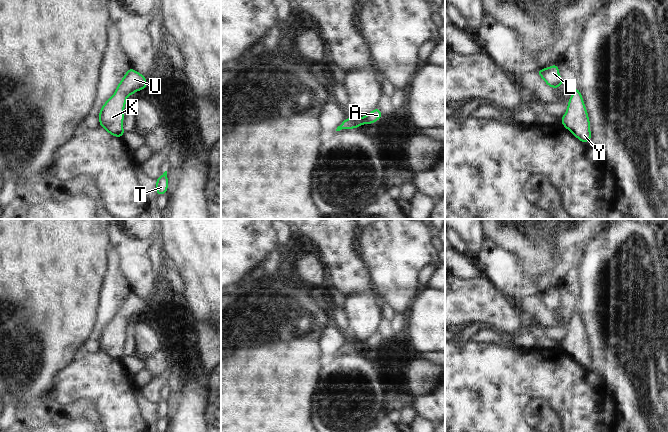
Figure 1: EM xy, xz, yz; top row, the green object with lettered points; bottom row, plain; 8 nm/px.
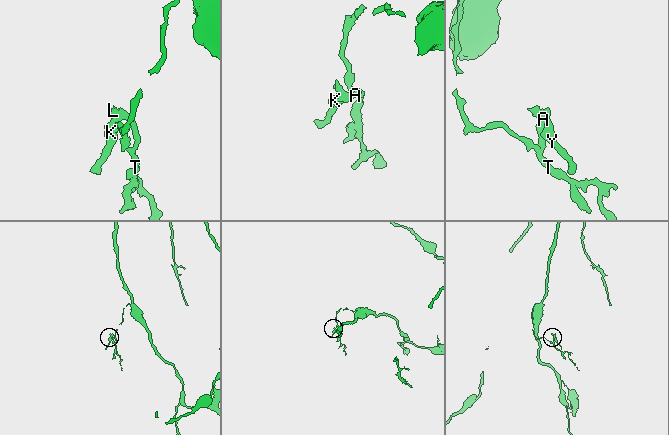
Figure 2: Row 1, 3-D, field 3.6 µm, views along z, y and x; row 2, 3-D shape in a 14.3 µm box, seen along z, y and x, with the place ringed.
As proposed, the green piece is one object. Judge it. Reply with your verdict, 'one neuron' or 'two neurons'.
one neuron

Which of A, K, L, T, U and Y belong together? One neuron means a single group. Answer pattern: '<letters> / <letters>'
A K L T U Y

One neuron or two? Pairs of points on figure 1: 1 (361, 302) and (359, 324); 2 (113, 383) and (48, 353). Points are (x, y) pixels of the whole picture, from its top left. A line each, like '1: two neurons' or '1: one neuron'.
1: one neuron
2: two neurons

